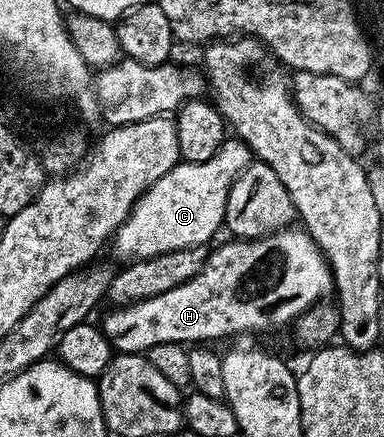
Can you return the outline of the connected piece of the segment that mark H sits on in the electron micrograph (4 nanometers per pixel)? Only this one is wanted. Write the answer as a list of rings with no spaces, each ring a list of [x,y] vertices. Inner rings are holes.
[[[288,228],[267,234],[264,238],[230,241],[208,253],[203,270],[197,272],[193,280],[185,280],[185,284],[177,284],[177,288],[169,288],[169,292],[161,292],[161,296],[108,309],[101,321],[101,329],[112,351],[146,354],[153,344],[203,344],[211,340],[207,338],[227,338],[230,334],[247,334],[250,330],[279,330],[282,326],[290,327],[296,318],[326,299],[323,297],[327,293],[332,293],[331,269],[318,244],[306,230]]]

